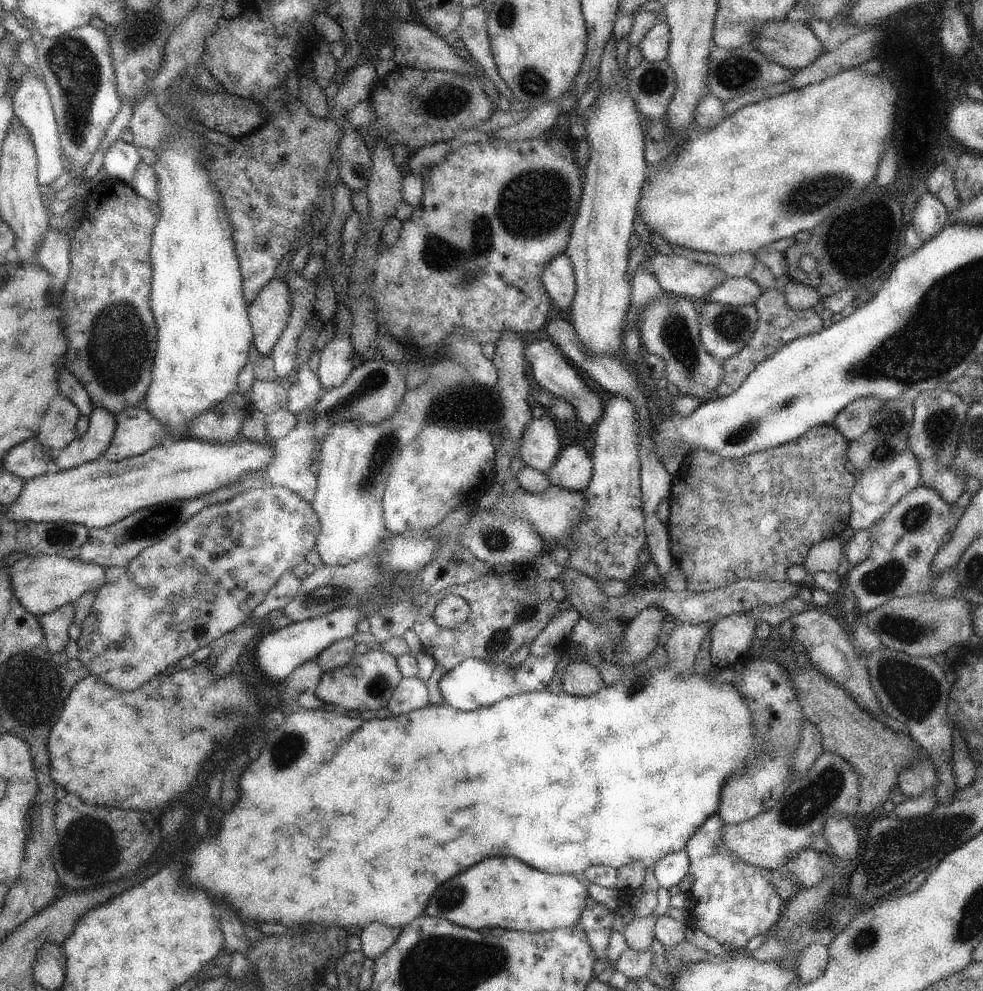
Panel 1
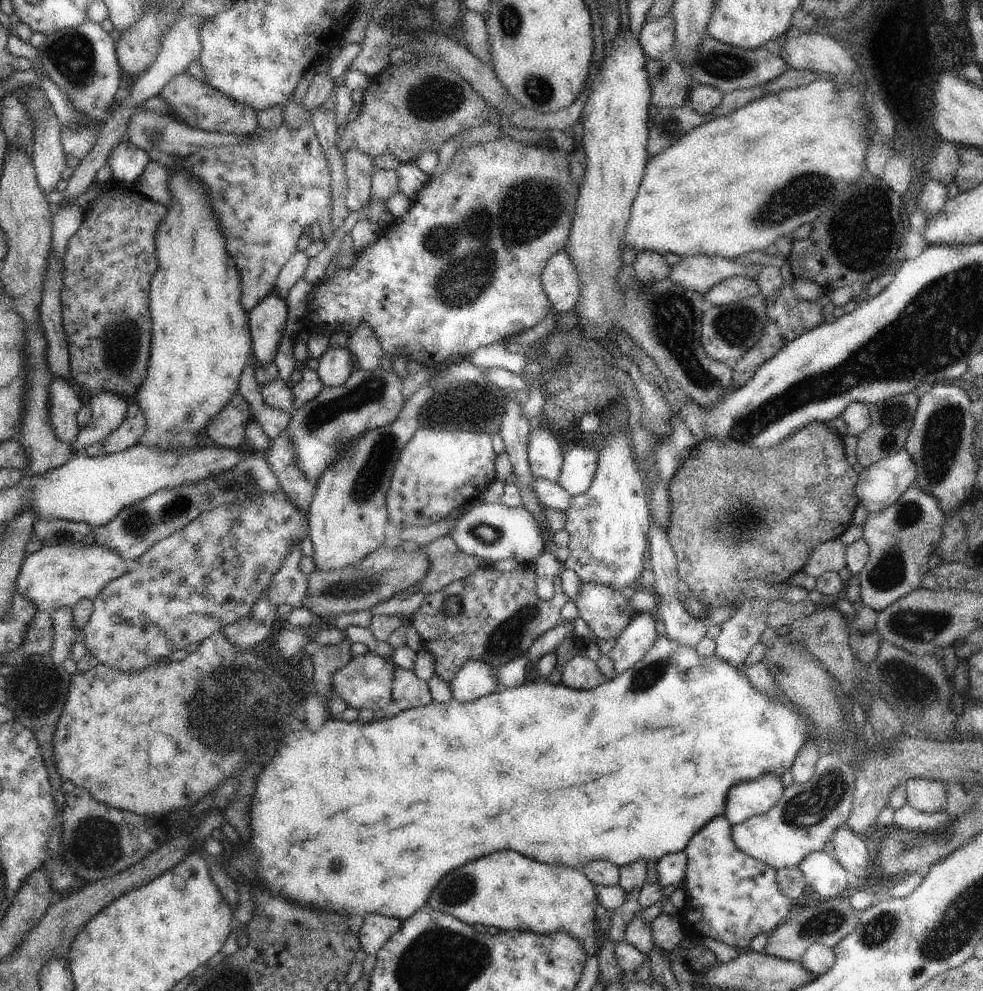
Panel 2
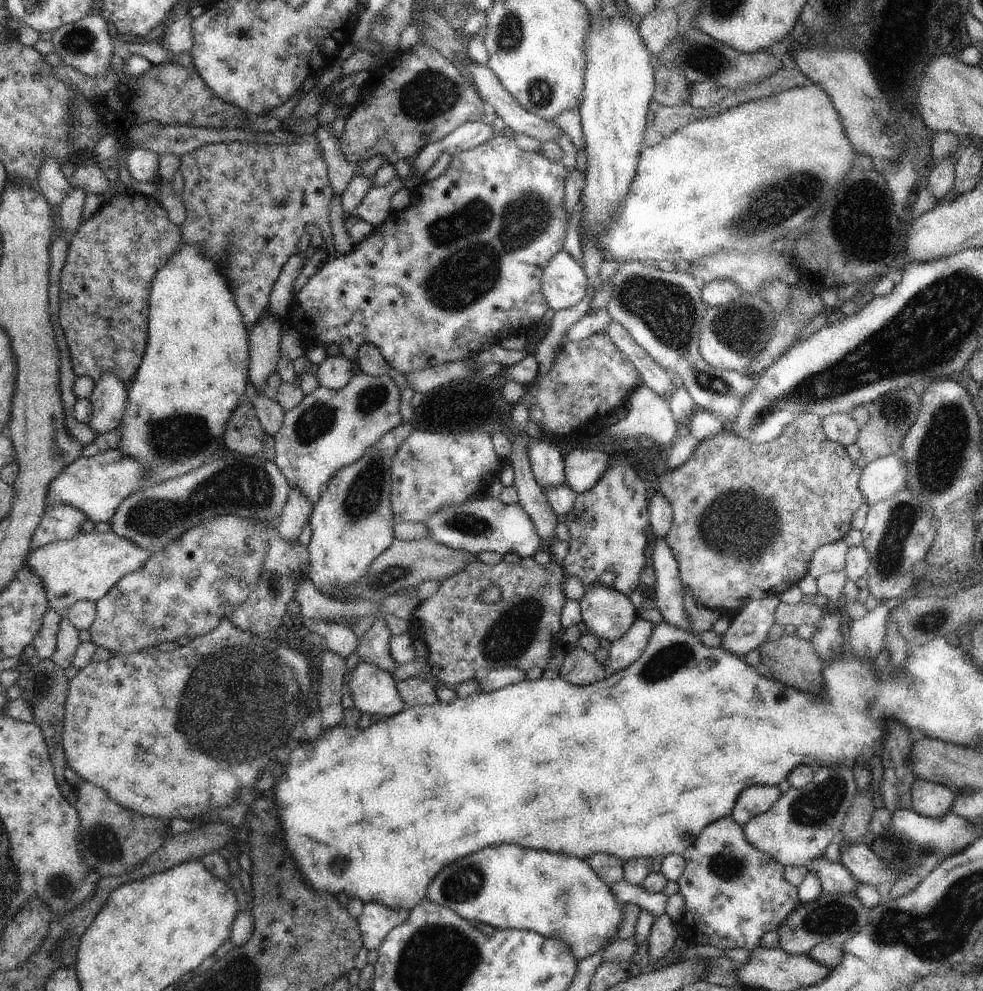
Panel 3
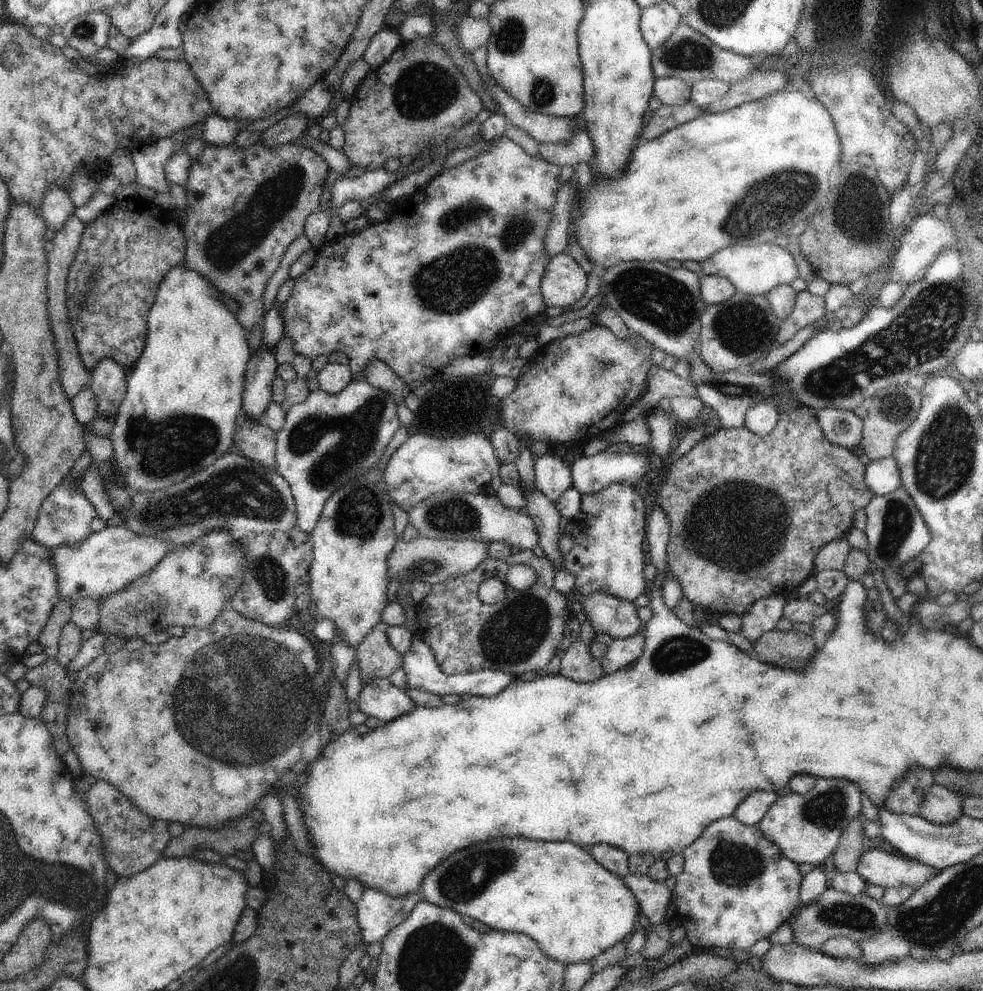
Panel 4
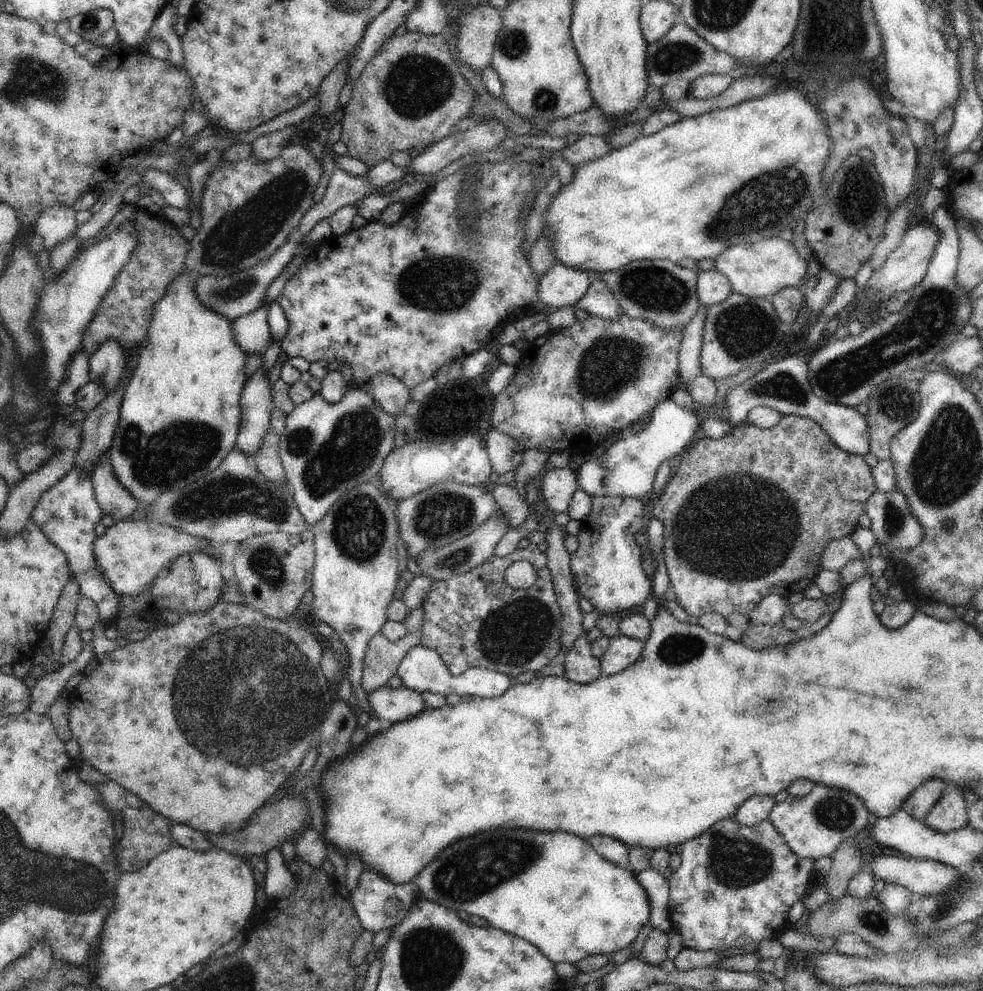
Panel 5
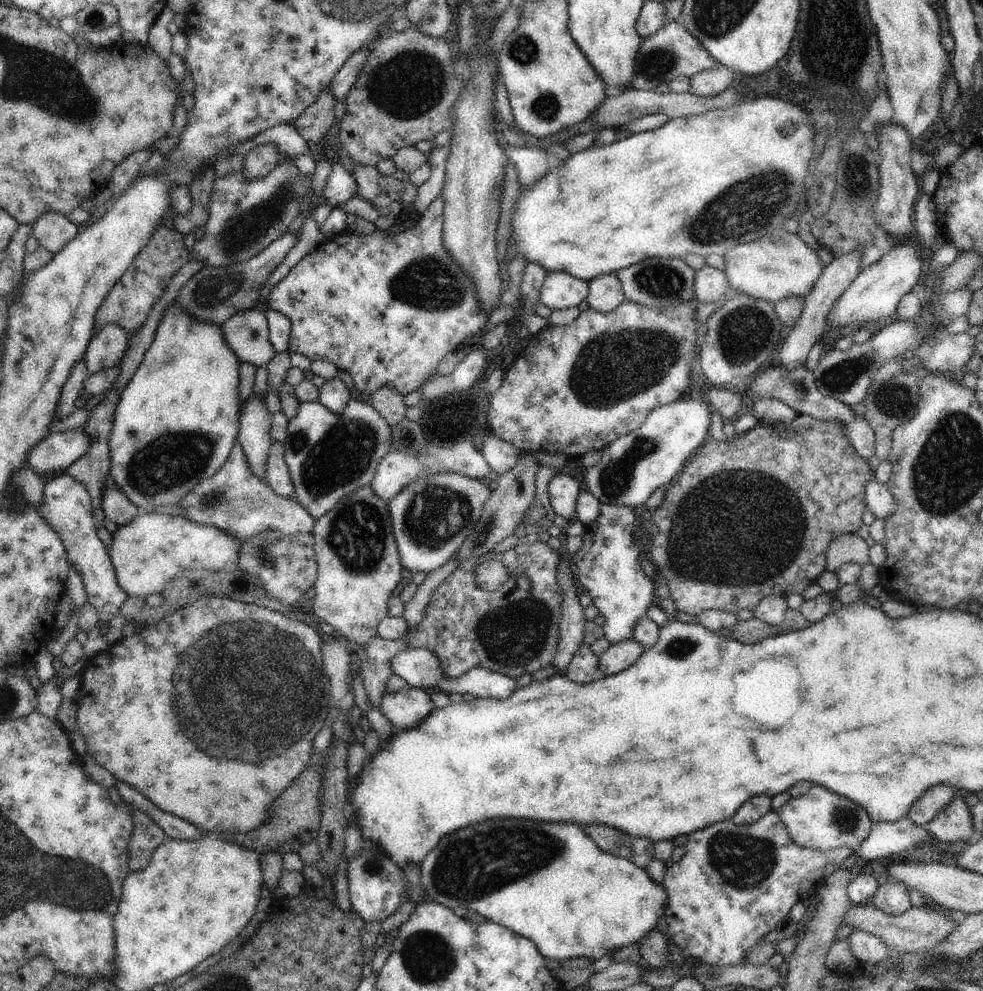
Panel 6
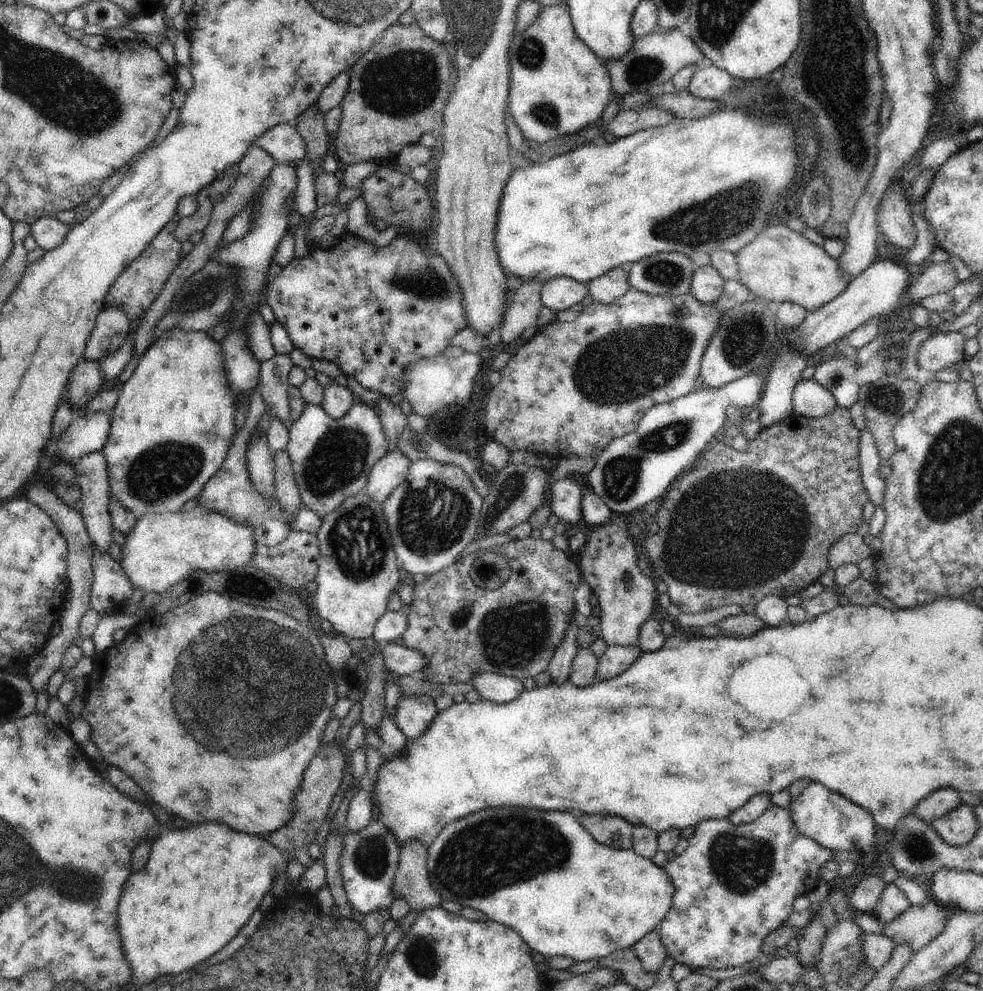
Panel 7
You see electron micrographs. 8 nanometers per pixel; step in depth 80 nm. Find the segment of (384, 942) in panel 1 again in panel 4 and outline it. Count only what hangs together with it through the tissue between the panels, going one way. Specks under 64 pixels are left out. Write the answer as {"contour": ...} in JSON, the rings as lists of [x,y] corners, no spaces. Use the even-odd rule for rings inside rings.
{"contour":[[[364,889],[356,906],[363,944],[381,942],[390,930],[408,918],[422,900],[424,896],[420,892],[408,897],[391,897],[385,891]]]}

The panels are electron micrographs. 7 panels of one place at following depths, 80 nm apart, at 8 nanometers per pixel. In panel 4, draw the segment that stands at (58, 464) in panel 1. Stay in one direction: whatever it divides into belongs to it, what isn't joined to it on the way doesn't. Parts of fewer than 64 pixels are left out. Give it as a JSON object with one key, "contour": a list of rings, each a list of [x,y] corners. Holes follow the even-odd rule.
{"contour":[[[104,359],[92,372],[90,387],[98,401],[96,416],[112,419],[117,416],[127,393],[127,379],[123,366],[112,359]]]}

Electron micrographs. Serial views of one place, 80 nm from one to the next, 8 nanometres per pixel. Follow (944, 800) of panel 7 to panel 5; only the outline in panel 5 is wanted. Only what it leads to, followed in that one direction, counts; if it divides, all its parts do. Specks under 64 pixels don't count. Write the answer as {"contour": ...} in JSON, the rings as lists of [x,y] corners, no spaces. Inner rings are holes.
{"contour":[[[928,778],[920,784],[920,788],[916,788],[904,802],[901,802],[901,809],[912,818],[923,821],[932,805],[941,797],[944,786],[946,784],[940,778]]]}

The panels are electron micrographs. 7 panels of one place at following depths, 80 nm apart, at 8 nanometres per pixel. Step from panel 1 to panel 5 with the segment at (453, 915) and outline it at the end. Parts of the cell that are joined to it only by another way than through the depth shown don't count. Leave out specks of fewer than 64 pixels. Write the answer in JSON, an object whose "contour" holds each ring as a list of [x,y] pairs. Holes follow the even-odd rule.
{"contour":[[[496,830],[496,832],[484,832],[478,834],[474,838],[456,842],[456,846],[450,846],[448,850],[444,850],[444,854],[440,854],[432,864],[429,864],[422,870],[416,878],[416,884],[419,886],[421,896],[430,902],[435,902],[440,906],[449,908],[456,912],[467,912],[469,916],[480,916],[488,922],[490,927],[510,933],[525,939],[540,949],[540,952],[549,958],[554,964],[560,962],[579,963],[581,960],[589,956],[597,954],[616,953],[634,942],[639,935],[641,926],[650,922],[650,907],[647,899],[646,891],[635,881],[635,873],[622,867],[614,866],[607,860],[604,860],[593,848],[572,836],[572,834],[538,834],[532,830]]]}

